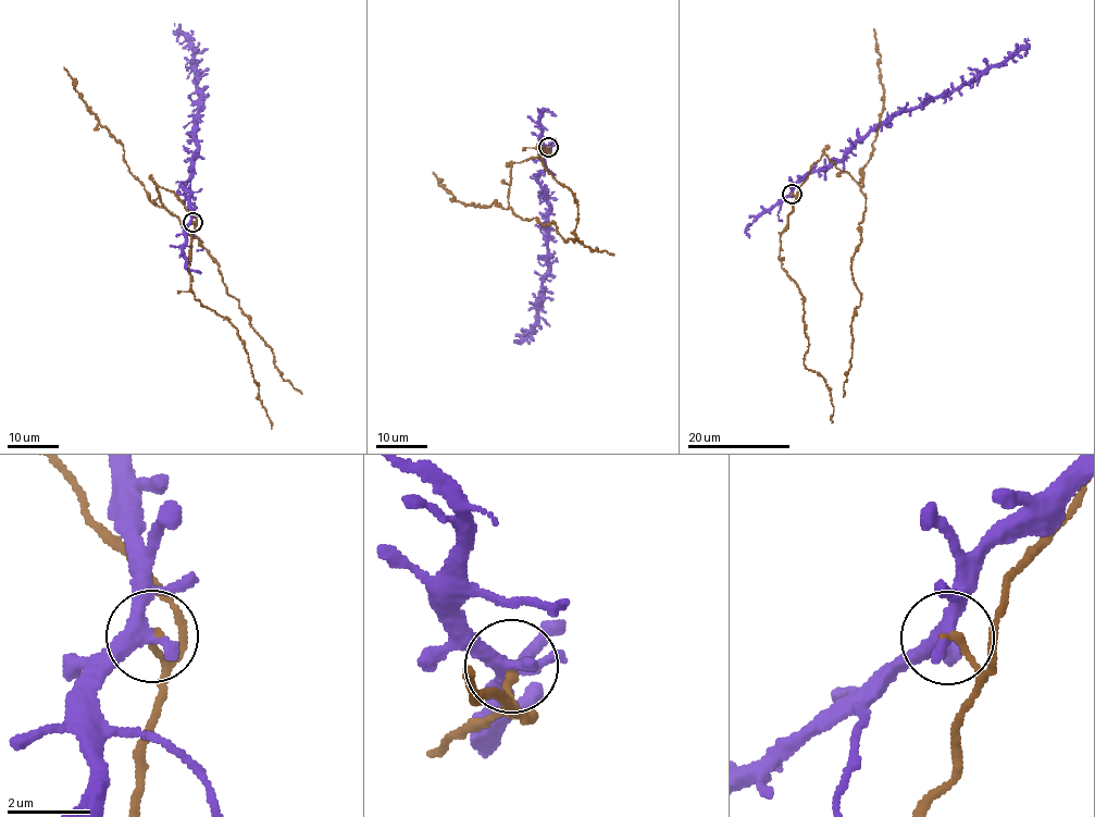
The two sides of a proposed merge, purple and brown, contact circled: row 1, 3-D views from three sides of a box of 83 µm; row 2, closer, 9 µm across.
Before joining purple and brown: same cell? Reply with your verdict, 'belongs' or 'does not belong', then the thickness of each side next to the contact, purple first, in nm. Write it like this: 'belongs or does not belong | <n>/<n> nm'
does not belong | 360/180 nm

